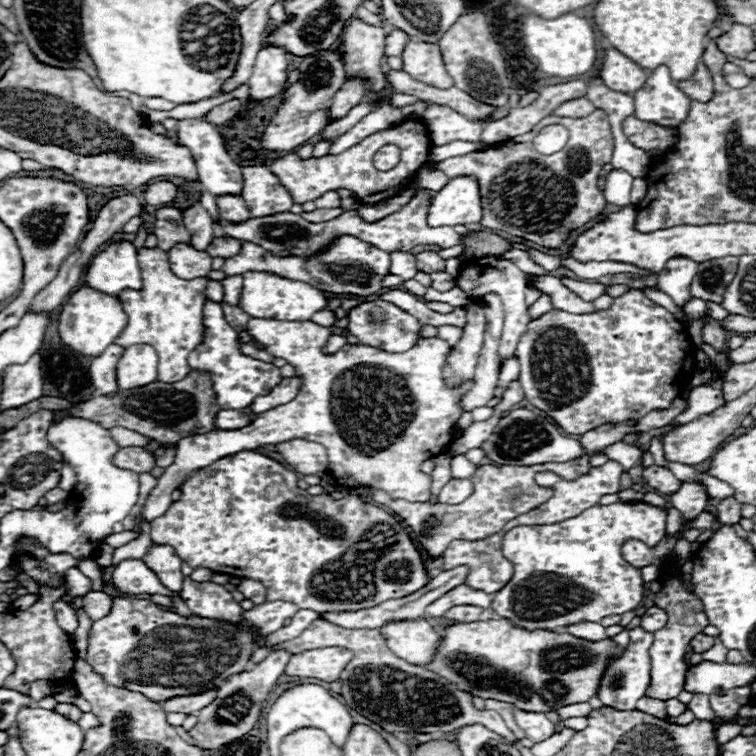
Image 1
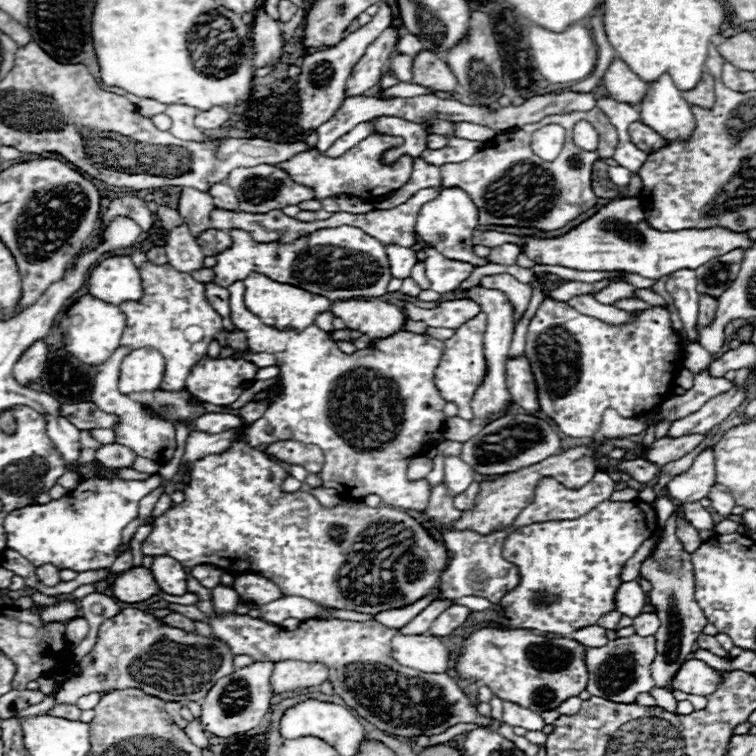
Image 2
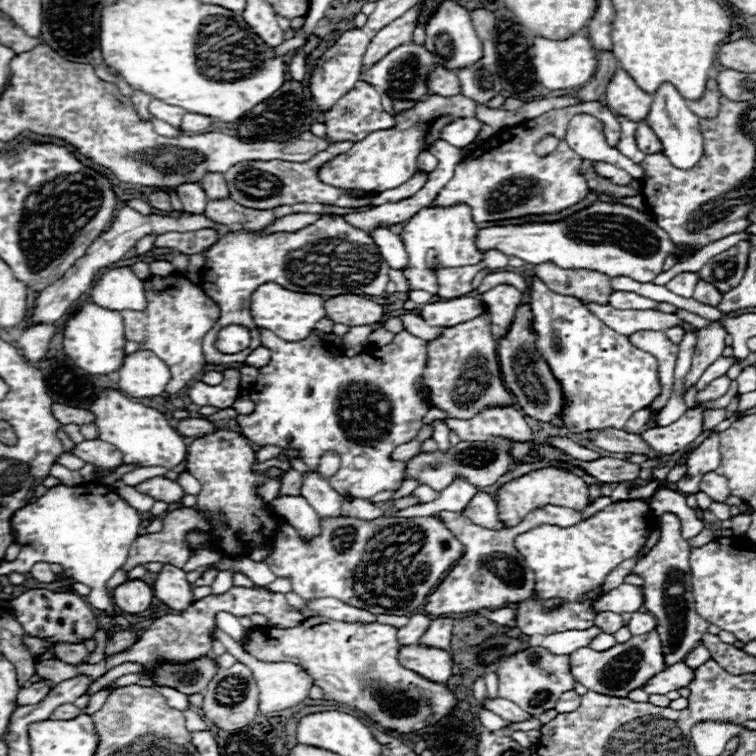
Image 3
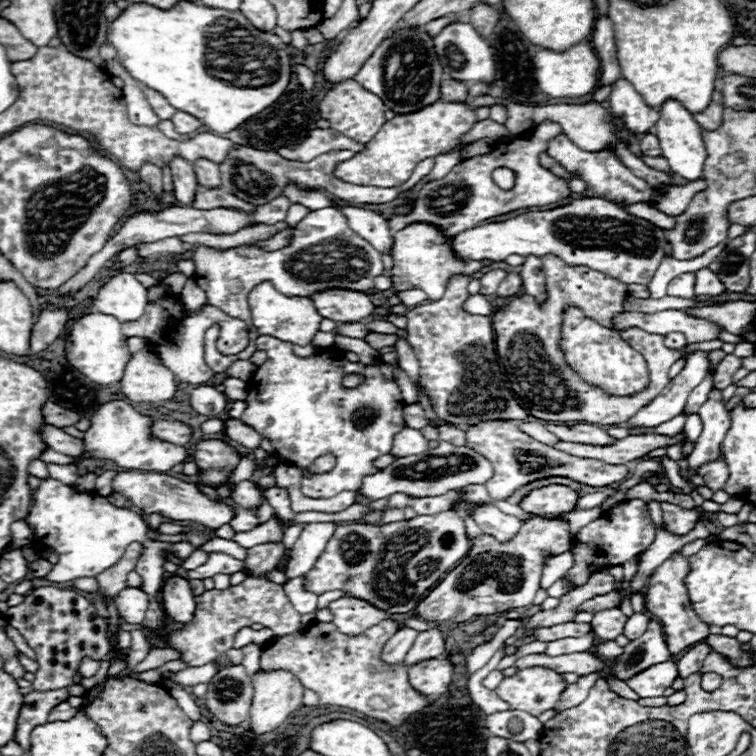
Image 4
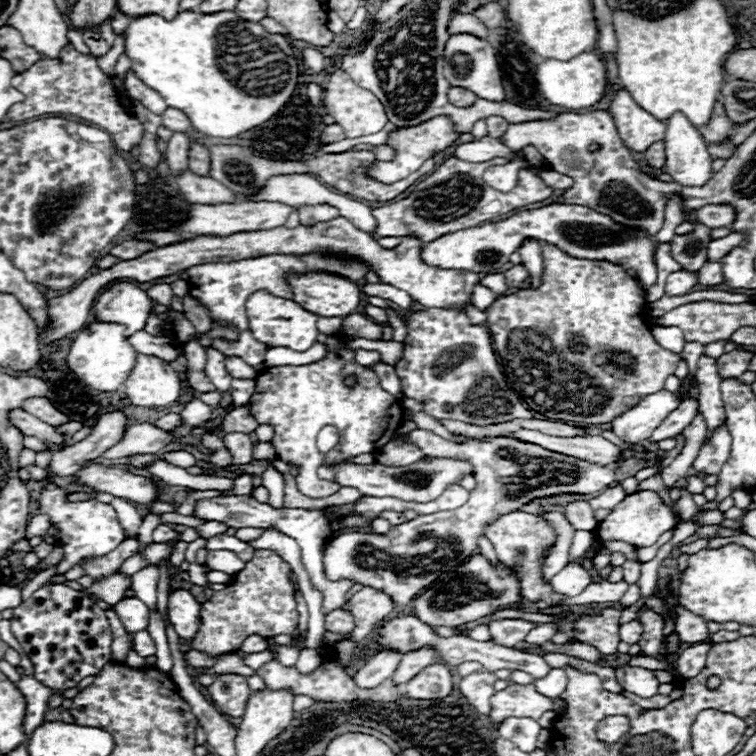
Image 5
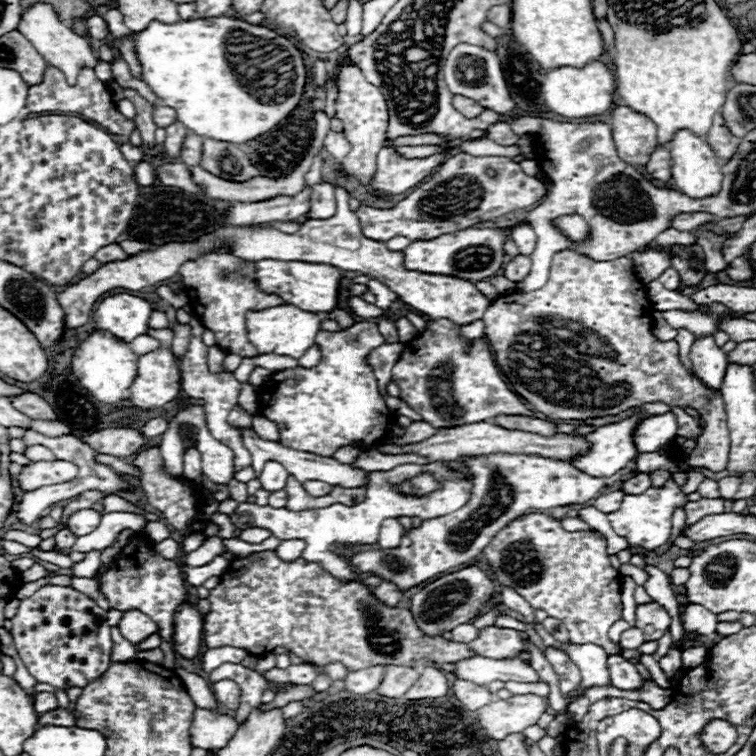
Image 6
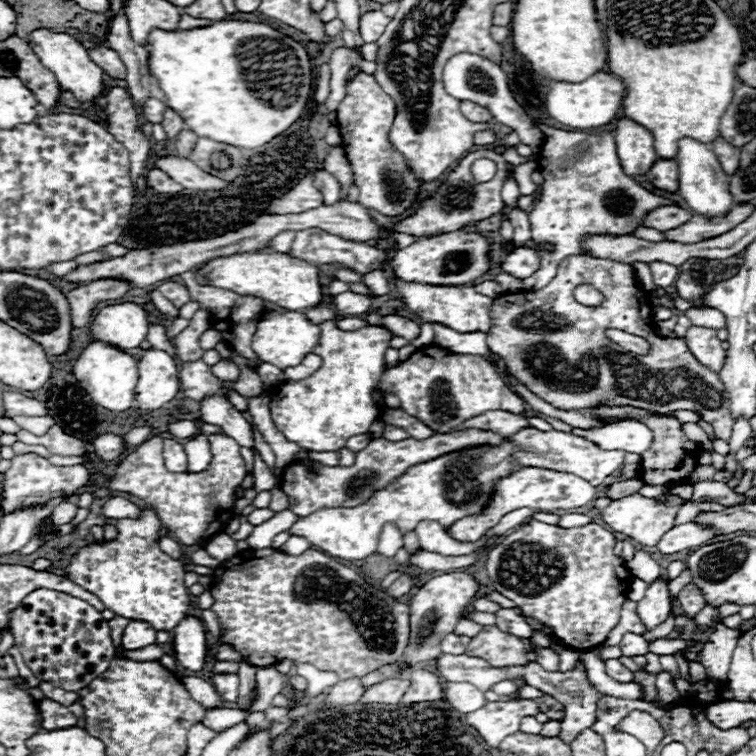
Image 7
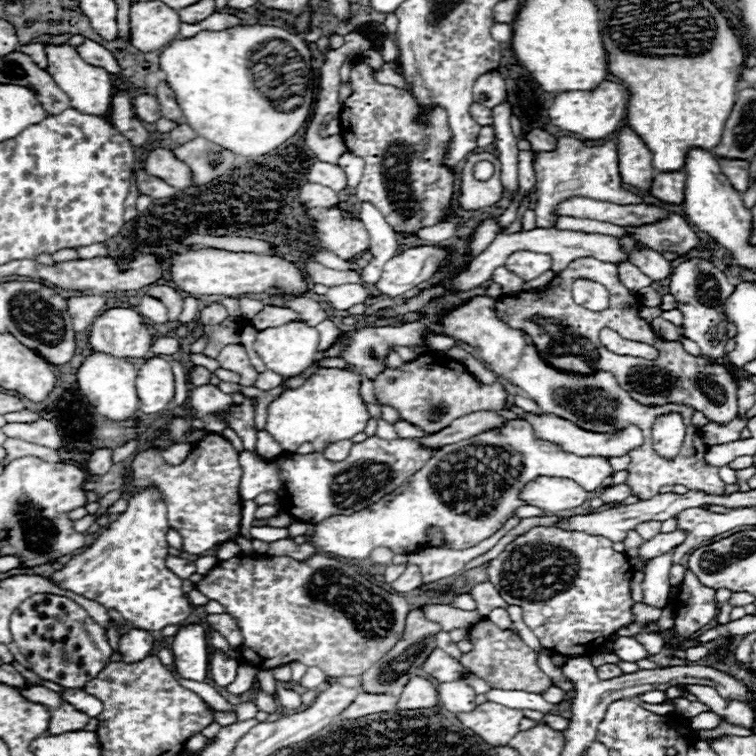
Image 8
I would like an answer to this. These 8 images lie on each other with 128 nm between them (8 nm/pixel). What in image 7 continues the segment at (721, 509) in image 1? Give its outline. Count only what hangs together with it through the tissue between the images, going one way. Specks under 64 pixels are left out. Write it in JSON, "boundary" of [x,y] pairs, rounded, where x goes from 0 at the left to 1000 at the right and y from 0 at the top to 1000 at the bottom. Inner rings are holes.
{"boundary":[[[746,341],[738,352],[733,370],[717,384],[672,386],[659,392],[648,405],[648,439],[643,444],[646,460],[664,474],[669,481],[669,492],[688,503],[704,521],[730,534],[738,542],[783,542],[788,537],[839,537],[849,542],[884,545],[884,542],[915,542],[923,545],[926,553],[942,561],[947,579],[963,582],[968,574],[971,553],[966,550],[966,526],[960,526],[960,516],[950,495],[934,489],[910,463],[907,452],[899,447],[876,447],[865,439],[862,431],[862,402],[852,384],[841,376],[836,365],[836,349],[812,347],[796,341]],[[767,376],[783,376],[788,384],[799,389],[794,405],[770,405],[759,394],[759,384]],[[817,434],[841,444],[854,447],[860,455],[857,468],[836,468],[804,450],[802,437]]]}

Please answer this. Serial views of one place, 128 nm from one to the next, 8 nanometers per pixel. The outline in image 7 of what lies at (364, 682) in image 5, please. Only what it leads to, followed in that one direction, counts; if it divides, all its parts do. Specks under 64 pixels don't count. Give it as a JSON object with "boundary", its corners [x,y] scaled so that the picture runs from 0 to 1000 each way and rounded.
{"boundary":[[[476,897],[450,899],[444,907],[437,910],[437,915],[431,921],[431,931],[434,934],[452,934],[452,931],[474,929],[481,915],[484,915],[484,907],[479,907]]]}

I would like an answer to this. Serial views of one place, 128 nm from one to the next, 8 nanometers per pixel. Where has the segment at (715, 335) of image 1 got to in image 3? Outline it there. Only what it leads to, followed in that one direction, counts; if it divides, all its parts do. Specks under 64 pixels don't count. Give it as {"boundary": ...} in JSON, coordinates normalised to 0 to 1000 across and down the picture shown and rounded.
{"boundary":[[[923,370],[921,384],[918,384],[918,394],[921,394],[923,399],[929,399],[929,402],[950,405],[950,399],[955,397],[955,389],[950,389],[950,384],[944,384],[944,378],[939,378],[937,373]]]}

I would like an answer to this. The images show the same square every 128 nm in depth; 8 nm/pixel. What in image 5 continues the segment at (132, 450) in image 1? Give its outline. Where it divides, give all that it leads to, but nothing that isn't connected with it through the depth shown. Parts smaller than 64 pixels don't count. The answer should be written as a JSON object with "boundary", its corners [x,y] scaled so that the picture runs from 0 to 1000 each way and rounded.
{"boundary":[[[19,542],[19,545],[13,545],[13,556],[16,556],[19,563],[21,563],[29,574],[34,574],[34,577],[45,577],[45,579],[50,579],[50,582],[56,582],[56,585],[61,582],[61,585],[69,585],[69,587],[87,587],[85,577],[77,574],[71,563],[66,563],[66,561],[50,556],[50,553],[45,553],[42,548],[37,548],[37,545],[32,545],[32,542]]]}

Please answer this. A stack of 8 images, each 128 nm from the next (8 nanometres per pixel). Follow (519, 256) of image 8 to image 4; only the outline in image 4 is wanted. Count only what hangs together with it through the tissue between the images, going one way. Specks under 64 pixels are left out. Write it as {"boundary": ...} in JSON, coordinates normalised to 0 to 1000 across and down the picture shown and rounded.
{"boundary":[[[675,360],[675,362],[664,370],[664,376],[659,378],[656,392],[659,392],[659,394],[675,394],[675,392],[683,392],[683,389],[688,386],[688,381],[690,381],[690,368],[688,368],[685,362]]]}

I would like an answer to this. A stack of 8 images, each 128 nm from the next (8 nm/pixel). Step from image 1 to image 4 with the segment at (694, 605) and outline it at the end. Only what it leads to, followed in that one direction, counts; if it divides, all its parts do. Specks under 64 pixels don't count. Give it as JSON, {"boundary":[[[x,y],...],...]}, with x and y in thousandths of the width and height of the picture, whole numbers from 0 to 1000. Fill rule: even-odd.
{"boundary":[[[876,664],[873,669],[878,677],[878,698],[884,704],[905,709],[918,698],[918,693],[923,688],[923,675],[905,675],[886,664]],[[892,730],[884,741],[878,741],[870,751],[865,751],[857,778],[852,783],[852,799],[854,807],[876,825],[878,831],[878,844],[886,865],[899,865],[902,860],[913,857],[921,849],[929,849],[939,836],[937,825],[923,817],[923,812],[915,807],[915,796],[910,791],[910,780],[905,772],[905,765],[910,762],[910,741],[902,735],[902,730]]]}

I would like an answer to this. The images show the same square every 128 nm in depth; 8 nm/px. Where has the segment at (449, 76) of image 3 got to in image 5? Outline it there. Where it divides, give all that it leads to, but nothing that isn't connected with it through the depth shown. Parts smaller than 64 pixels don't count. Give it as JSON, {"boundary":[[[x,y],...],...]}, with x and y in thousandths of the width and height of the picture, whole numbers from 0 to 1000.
{"boundary":[[[598,114],[593,119],[593,132],[601,138],[601,140],[622,140],[627,132],[630,132],[630,124],[622,122],[622,119],[611,119],[606,114]]]}

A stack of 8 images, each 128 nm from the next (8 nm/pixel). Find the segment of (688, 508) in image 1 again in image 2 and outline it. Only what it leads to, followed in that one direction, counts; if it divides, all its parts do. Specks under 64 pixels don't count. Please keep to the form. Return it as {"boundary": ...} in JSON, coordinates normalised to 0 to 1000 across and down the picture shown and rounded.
{"boundary":[[[934,593],[902,630],[894,630],[881,640],[881,653],[899,667],[923,664],[937,656],[944,643],[944,630],[944,598],[942,593]]]}

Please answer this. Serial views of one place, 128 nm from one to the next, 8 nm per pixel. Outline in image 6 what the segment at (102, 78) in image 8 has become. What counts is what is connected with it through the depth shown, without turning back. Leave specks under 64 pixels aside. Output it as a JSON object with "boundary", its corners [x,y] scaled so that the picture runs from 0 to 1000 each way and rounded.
{"boundary":[[[45,5],[45,8],[40,8],[29,19],[29,24],[24,29],[24,40],[40,53],[40,58],[50,66],[50,71],[56,71],[56,77],[63,85],[69,85],[69,87],[74,87],[77,93],[85,95],[85,101],[87,101],[87,106],[93,111],[101,108],[103,93],[108,87],[119,87],[122,90],[127,85],[127,74],[124,74],[122,63],[116,61],[116,56],[108,48],[98,45],[90,34],[82,32],[82,26],[71,16],[71,8],[69,5]]]}

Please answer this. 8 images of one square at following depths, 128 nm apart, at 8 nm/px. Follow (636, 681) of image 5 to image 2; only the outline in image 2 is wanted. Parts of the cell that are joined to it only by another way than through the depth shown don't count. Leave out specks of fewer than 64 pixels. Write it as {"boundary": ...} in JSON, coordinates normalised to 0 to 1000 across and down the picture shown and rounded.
{"boundary":[[[915,870],[892,894],[892,913],[902,913],[907,918],[937,921],[950,910],[952,902],[955,902],[955,894],[944,884],[939,884],[929,873]]]}

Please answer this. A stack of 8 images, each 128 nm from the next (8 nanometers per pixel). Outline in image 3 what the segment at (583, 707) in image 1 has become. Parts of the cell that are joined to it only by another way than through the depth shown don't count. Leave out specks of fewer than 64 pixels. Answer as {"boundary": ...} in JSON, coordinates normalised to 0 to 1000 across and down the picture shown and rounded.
{"boundary":[[[754,913],[754,915],[746,915],[746,918],[741,921],[734,939],[738,943],[753,943],[763,938],[765,931],[767,931],[767,921],[765,921],[759,913]]]}

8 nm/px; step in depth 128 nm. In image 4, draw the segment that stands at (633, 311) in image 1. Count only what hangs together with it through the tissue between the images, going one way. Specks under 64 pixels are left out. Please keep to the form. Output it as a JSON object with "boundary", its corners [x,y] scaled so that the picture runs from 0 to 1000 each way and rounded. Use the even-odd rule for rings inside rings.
{"boundary":[[[696,341],[688,357],[690,368],[690,386],[709,394],[712,399],[722,397],[722,376],[720,376],[720,360],[714,341]],[[749,405],[743,413],[743,450],[741,463],[751,484],[778,508],[791,511],[807,524],[833,524],[857,511],[860,492],[852,471],[833,460],[833,455],[817,442],[817,437],[802,434],[772,418],[767,407]]]}

